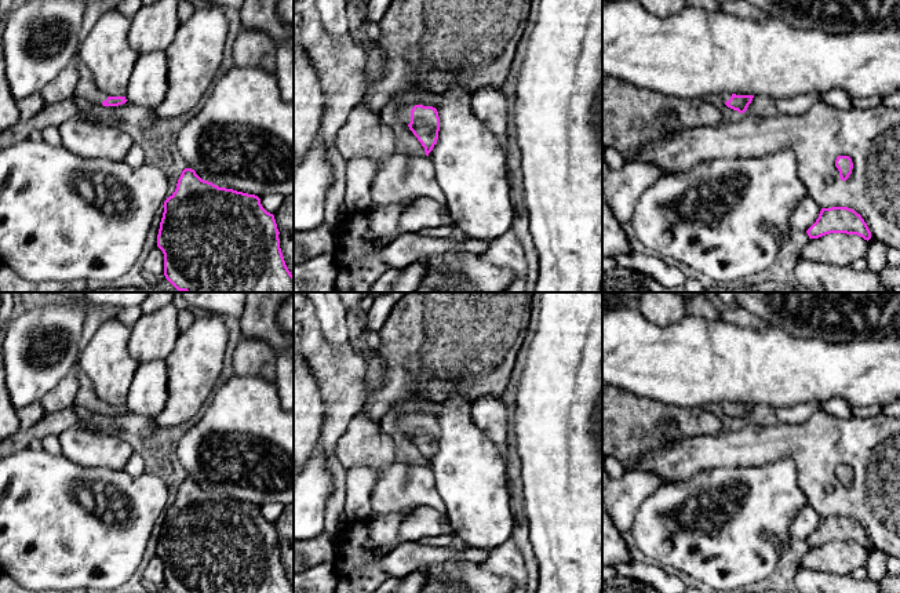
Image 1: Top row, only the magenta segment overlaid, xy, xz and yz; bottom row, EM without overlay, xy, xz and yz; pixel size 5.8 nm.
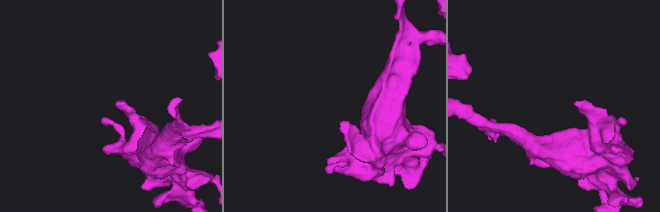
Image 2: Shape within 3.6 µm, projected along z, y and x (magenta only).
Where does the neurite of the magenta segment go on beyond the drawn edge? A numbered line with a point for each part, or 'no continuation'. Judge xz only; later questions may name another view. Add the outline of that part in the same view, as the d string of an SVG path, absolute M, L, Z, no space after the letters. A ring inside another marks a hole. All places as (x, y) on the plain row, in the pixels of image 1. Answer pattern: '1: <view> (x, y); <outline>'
1: xz (403, 422); M400 414L396 421L396 426L398 428L398 430L408 434L411 432L411 419L413 415L415 414Z

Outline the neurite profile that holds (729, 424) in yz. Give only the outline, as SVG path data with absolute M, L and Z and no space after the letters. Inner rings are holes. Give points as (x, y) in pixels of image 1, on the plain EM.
M713 403L707 407L707 410L721 419L724 430L735 430L739 428L740 422L728 416L721 404Z

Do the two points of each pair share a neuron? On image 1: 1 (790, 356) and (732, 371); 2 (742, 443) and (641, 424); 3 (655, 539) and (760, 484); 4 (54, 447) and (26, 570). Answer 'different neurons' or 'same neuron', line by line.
1: same neuron
2: different neurons
3: same neuron
4: different neurons

